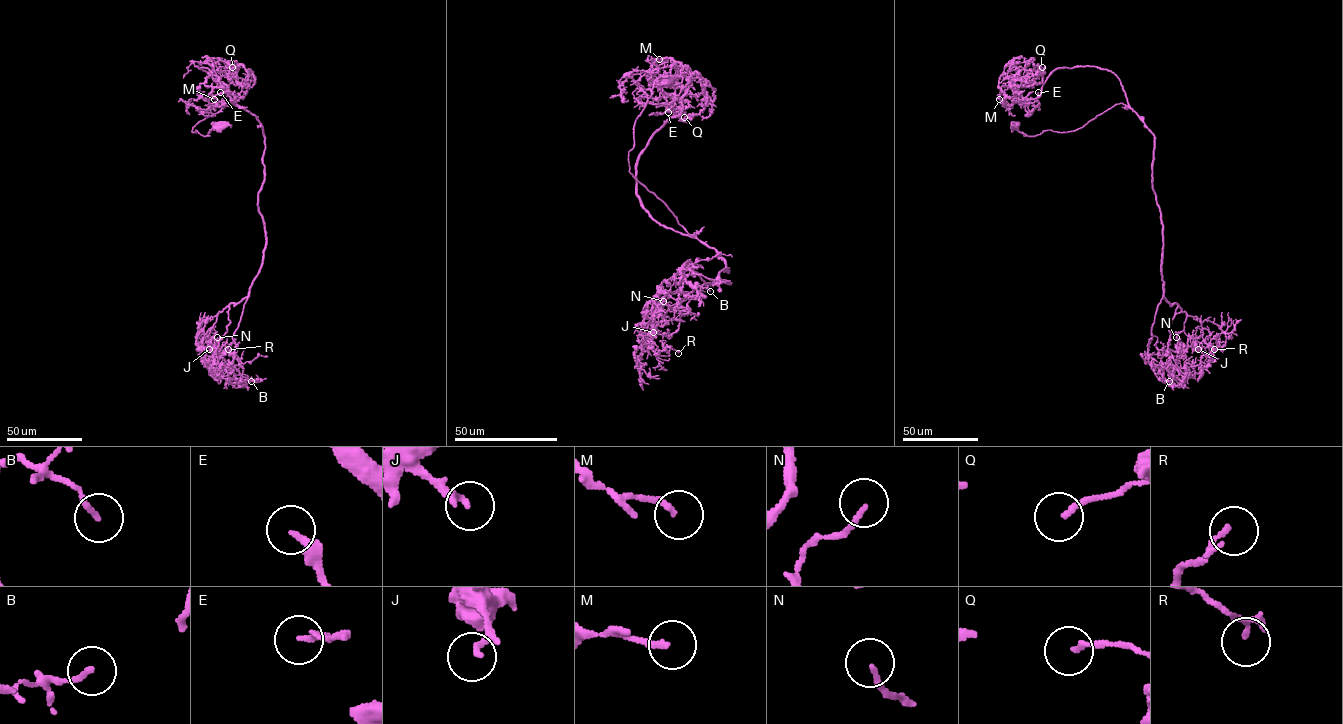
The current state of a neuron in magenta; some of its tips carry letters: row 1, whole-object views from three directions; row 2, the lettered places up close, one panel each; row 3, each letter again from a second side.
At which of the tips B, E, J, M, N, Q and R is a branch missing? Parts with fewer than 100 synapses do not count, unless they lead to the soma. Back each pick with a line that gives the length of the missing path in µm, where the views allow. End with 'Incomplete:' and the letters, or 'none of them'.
E: about 30 µm are missing
Incomplete: E

